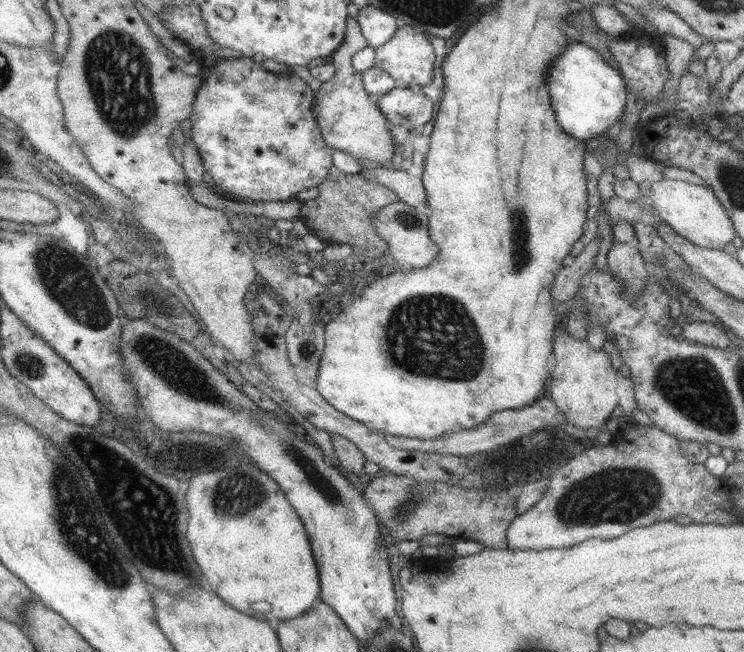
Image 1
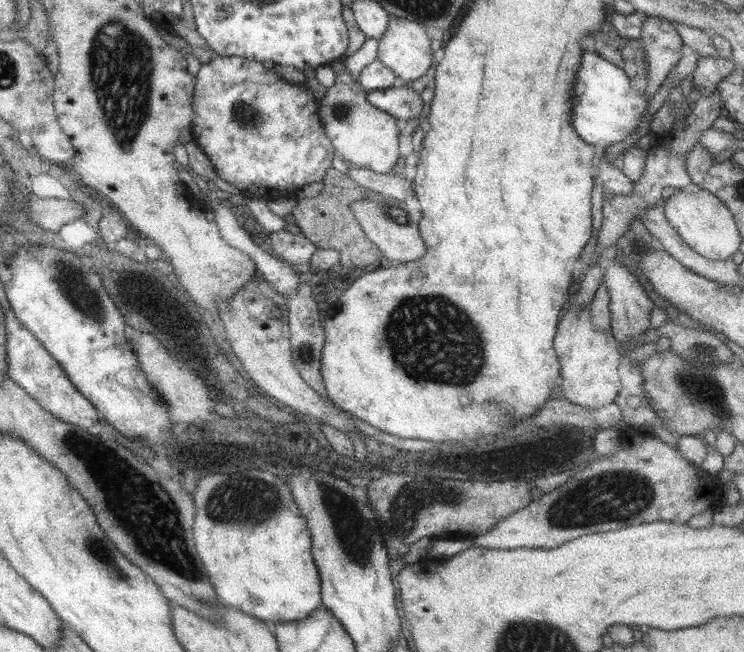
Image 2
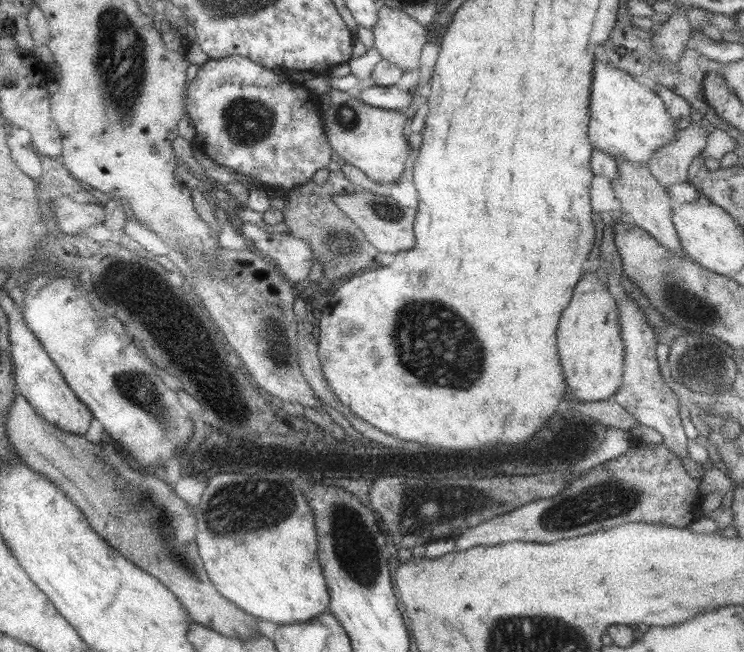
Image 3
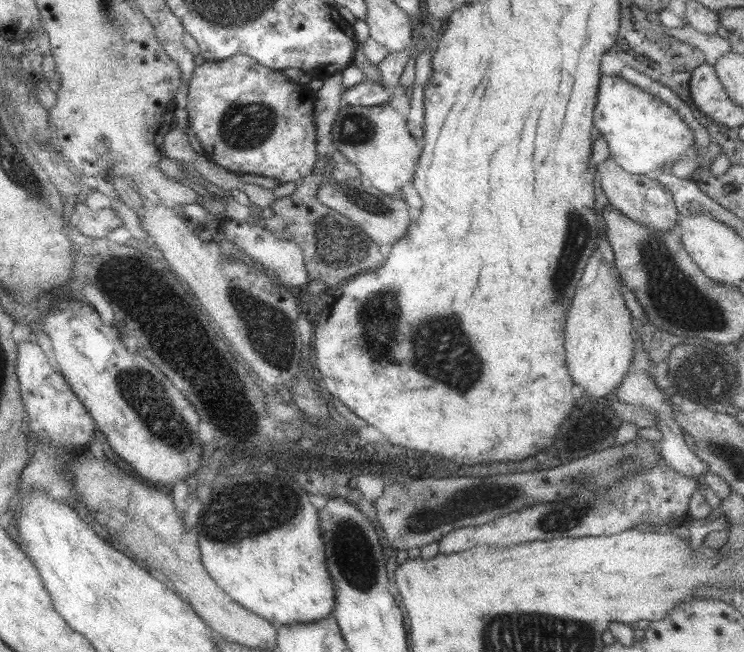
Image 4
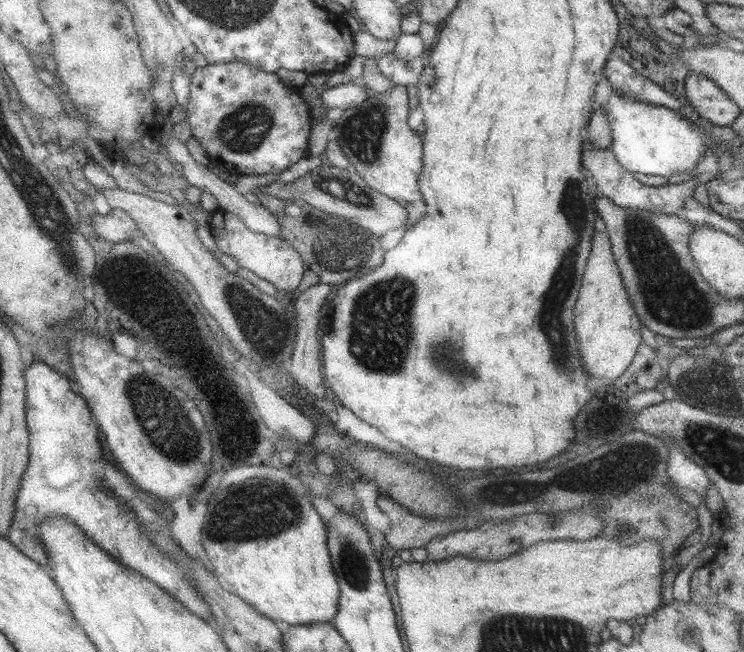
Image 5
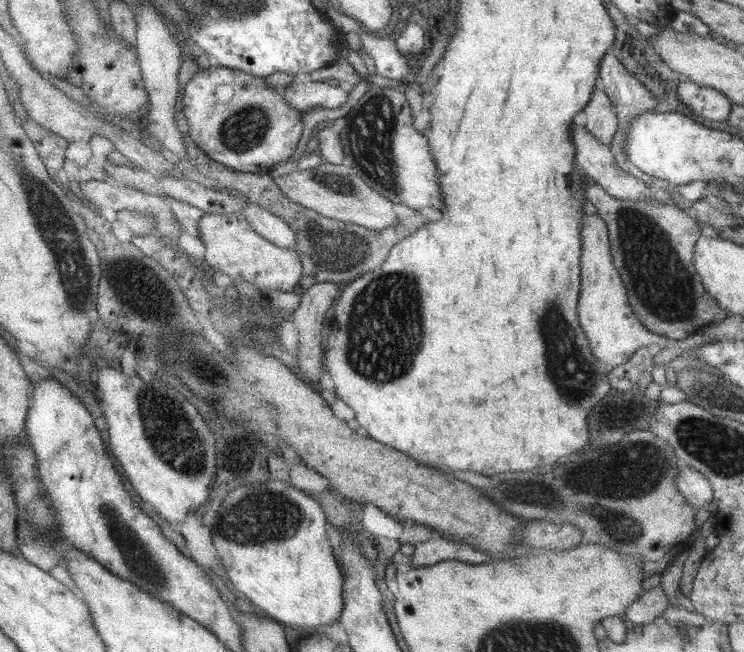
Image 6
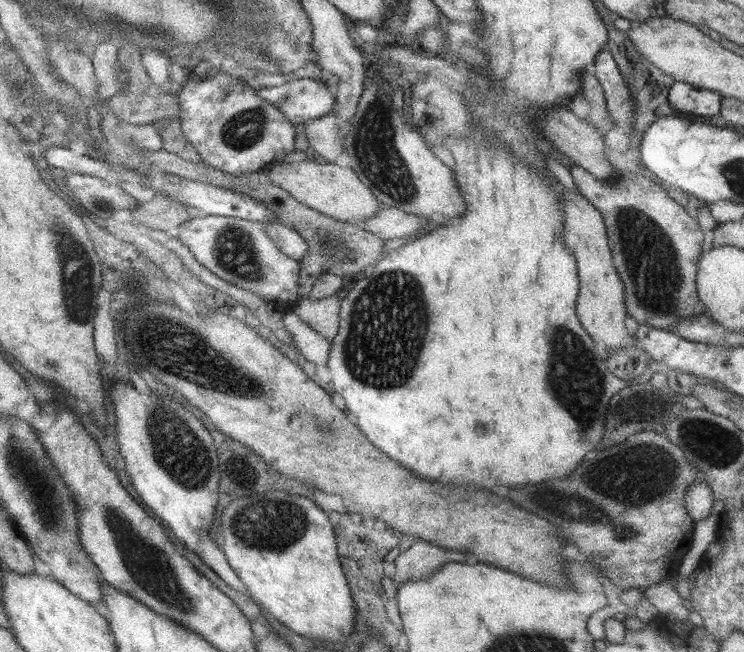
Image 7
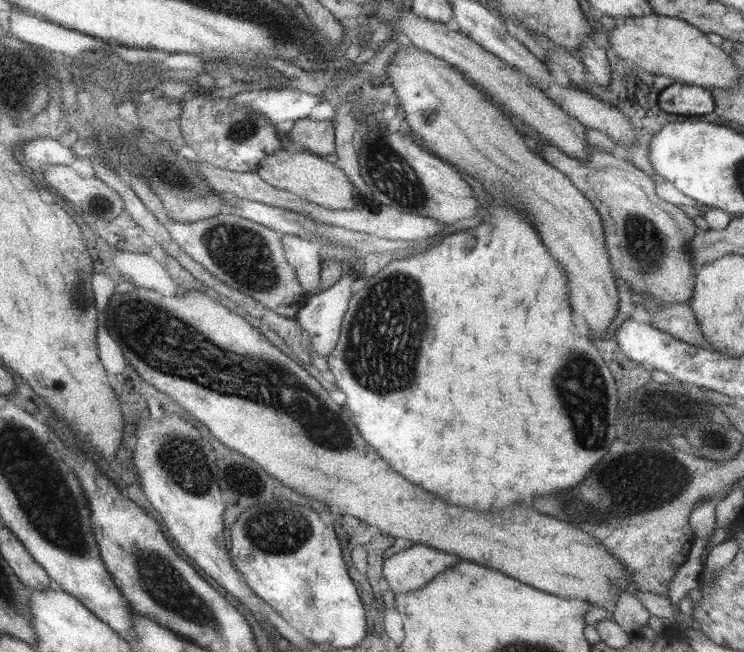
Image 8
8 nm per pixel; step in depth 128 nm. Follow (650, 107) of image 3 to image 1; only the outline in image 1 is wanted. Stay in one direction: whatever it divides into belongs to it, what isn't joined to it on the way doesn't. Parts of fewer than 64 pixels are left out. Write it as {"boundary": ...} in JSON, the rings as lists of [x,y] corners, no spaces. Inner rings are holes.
{"boundary":[[[570,40],[563,54],[551,64],[547,85],[559,125],[575,139],[596,138],[621,121],[628,93],[622,73],[586,43]]]}

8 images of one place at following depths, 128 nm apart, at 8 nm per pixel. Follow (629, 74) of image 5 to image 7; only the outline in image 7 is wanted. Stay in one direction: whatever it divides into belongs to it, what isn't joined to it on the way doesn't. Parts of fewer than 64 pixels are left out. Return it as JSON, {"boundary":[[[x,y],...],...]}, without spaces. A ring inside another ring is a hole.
{"boundary":[[[602,48],[593,63],[595,77],[600,81],[604,91],[608,112],[616,122],[616,125],[604,134],[605,145],[612,150],[626,153],[630,150],[631,124],[635,117],[632,114],[632,100],[635,98],[628,94],[626,80],[610,52]]]}

